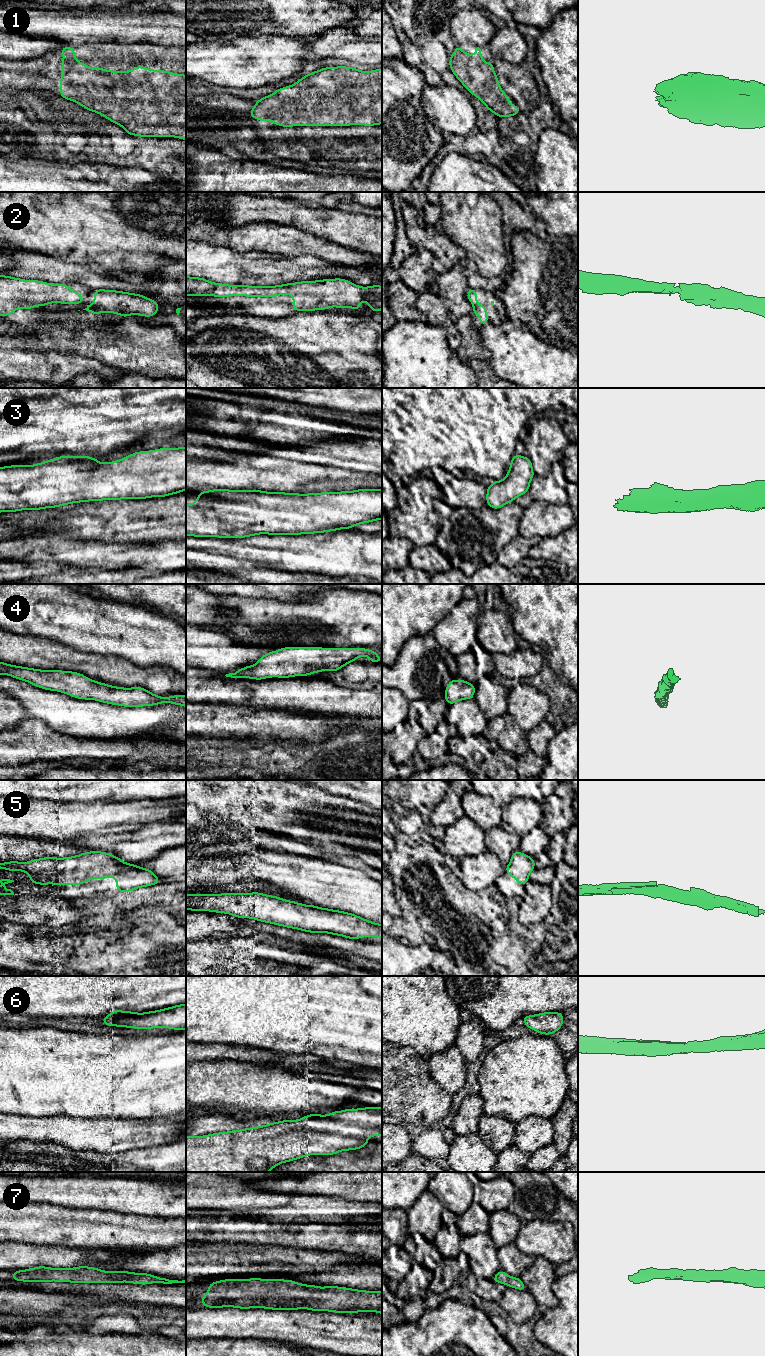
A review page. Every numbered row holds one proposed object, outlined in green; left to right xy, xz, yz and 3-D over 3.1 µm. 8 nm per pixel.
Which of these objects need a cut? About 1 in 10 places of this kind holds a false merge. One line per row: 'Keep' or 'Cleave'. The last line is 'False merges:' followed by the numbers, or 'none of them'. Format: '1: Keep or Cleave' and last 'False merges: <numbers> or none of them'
1: Keep
2: Keep
3: Keep
4: Keep
5: Keep
6: Keep
7: Keep
False merges: none of them

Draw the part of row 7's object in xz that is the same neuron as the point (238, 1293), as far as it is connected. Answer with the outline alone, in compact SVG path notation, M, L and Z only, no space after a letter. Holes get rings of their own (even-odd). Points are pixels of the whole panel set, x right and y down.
M225 1279L208 1285L208 1292L199 1301L207 1308L233 1307L272 1310L308 1309L335 1313L379 1312L382 1315L382 1291L366 1291L347 1287L306 1285L284 1279Z

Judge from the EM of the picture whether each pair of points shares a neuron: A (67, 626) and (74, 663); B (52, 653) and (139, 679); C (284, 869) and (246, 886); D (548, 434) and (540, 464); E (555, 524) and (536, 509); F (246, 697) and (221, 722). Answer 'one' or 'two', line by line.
A: two
B: one
C: two
D: one
E: one
F: two

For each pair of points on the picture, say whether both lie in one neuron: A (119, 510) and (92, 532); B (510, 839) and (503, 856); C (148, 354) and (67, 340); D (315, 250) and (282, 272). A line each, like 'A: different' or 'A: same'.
A: same
B: same
C: same
D: different

